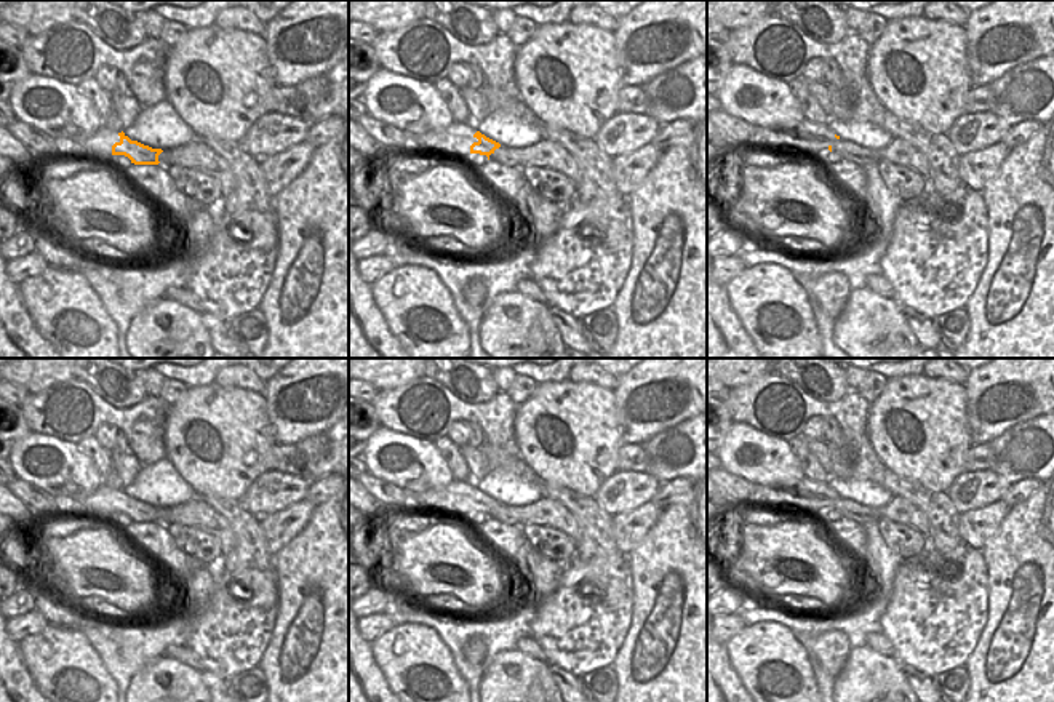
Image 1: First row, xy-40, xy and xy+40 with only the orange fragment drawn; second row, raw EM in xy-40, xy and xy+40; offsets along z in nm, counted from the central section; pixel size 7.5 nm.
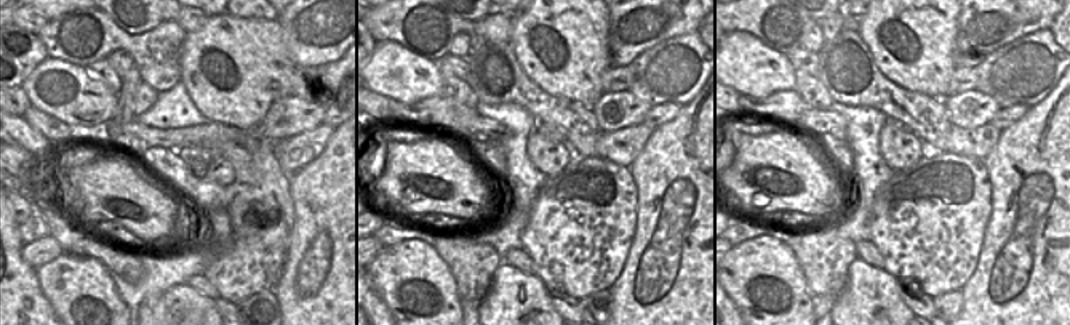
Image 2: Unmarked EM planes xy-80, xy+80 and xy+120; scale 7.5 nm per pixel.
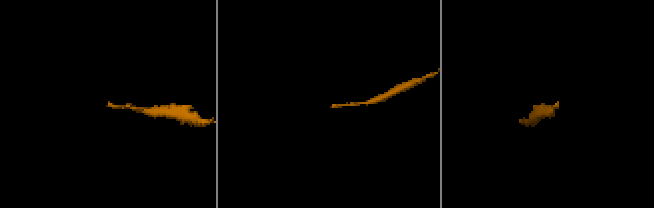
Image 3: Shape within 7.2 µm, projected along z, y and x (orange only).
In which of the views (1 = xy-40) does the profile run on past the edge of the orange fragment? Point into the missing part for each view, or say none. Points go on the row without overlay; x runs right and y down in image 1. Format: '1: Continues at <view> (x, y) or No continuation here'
1: No continuation here

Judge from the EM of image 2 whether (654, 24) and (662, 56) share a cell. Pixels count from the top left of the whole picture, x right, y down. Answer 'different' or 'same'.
different

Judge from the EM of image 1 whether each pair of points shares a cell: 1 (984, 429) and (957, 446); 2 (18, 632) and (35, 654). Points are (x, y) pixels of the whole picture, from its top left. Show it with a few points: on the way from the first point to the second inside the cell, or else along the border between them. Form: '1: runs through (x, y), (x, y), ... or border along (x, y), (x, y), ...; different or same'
1: border along (966, 402), (968, 434), (973, 445); different
2: border along (48, 626), (40, 632), (26, 635), (18, 643); different

